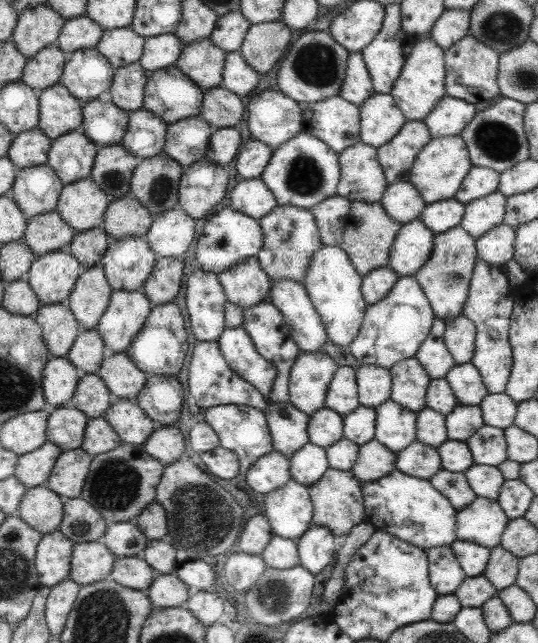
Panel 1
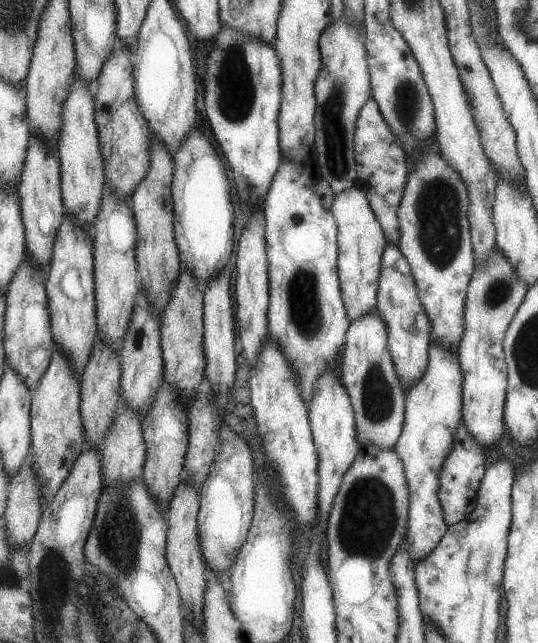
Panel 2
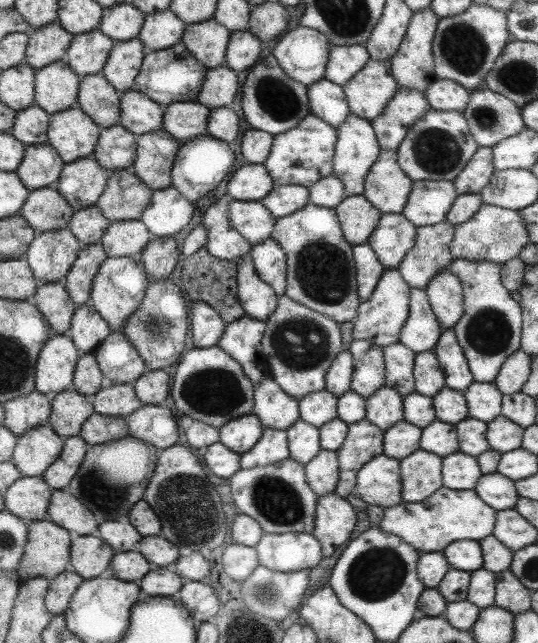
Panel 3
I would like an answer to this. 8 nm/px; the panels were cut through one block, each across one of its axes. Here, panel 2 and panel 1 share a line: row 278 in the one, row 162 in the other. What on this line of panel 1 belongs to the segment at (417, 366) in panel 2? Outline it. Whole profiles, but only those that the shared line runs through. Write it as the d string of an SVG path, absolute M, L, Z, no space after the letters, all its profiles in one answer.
M407 120L389 142L376 148L376 159L387 185L397 181L408 182L410 168L417 153L431 139L425 123L419 120Z

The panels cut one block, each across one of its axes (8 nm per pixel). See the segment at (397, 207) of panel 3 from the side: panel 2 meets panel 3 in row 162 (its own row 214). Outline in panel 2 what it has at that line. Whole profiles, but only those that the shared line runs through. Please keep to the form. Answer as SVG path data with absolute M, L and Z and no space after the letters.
M369 97L361 105L354 122L353 152L356 162L354 186L365 193L371 212L380 224L381 232L387 243L397 245L399 240L397 209L409 171L406 154L400 147L396 136L383 120L377 103Z

